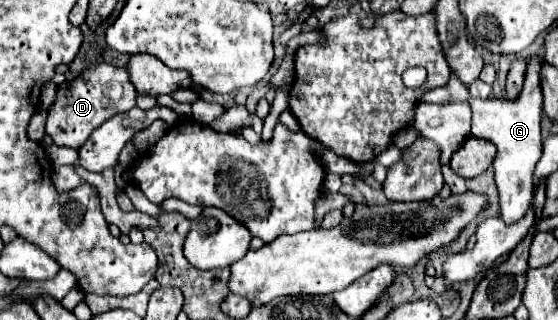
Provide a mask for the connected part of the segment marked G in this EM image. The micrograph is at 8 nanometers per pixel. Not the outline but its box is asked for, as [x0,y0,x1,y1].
[468,58,542,224]

